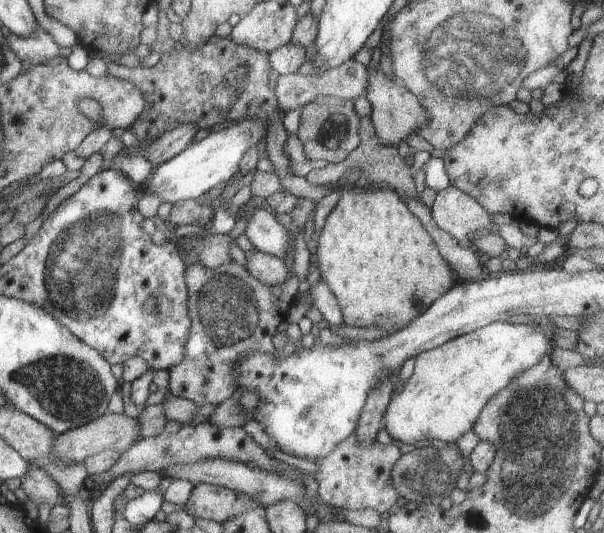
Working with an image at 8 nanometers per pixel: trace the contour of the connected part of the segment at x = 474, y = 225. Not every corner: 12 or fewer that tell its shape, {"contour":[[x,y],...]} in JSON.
{"contour":[[456,187],[437,194],[434,222],[463,247],[491,213]]}

